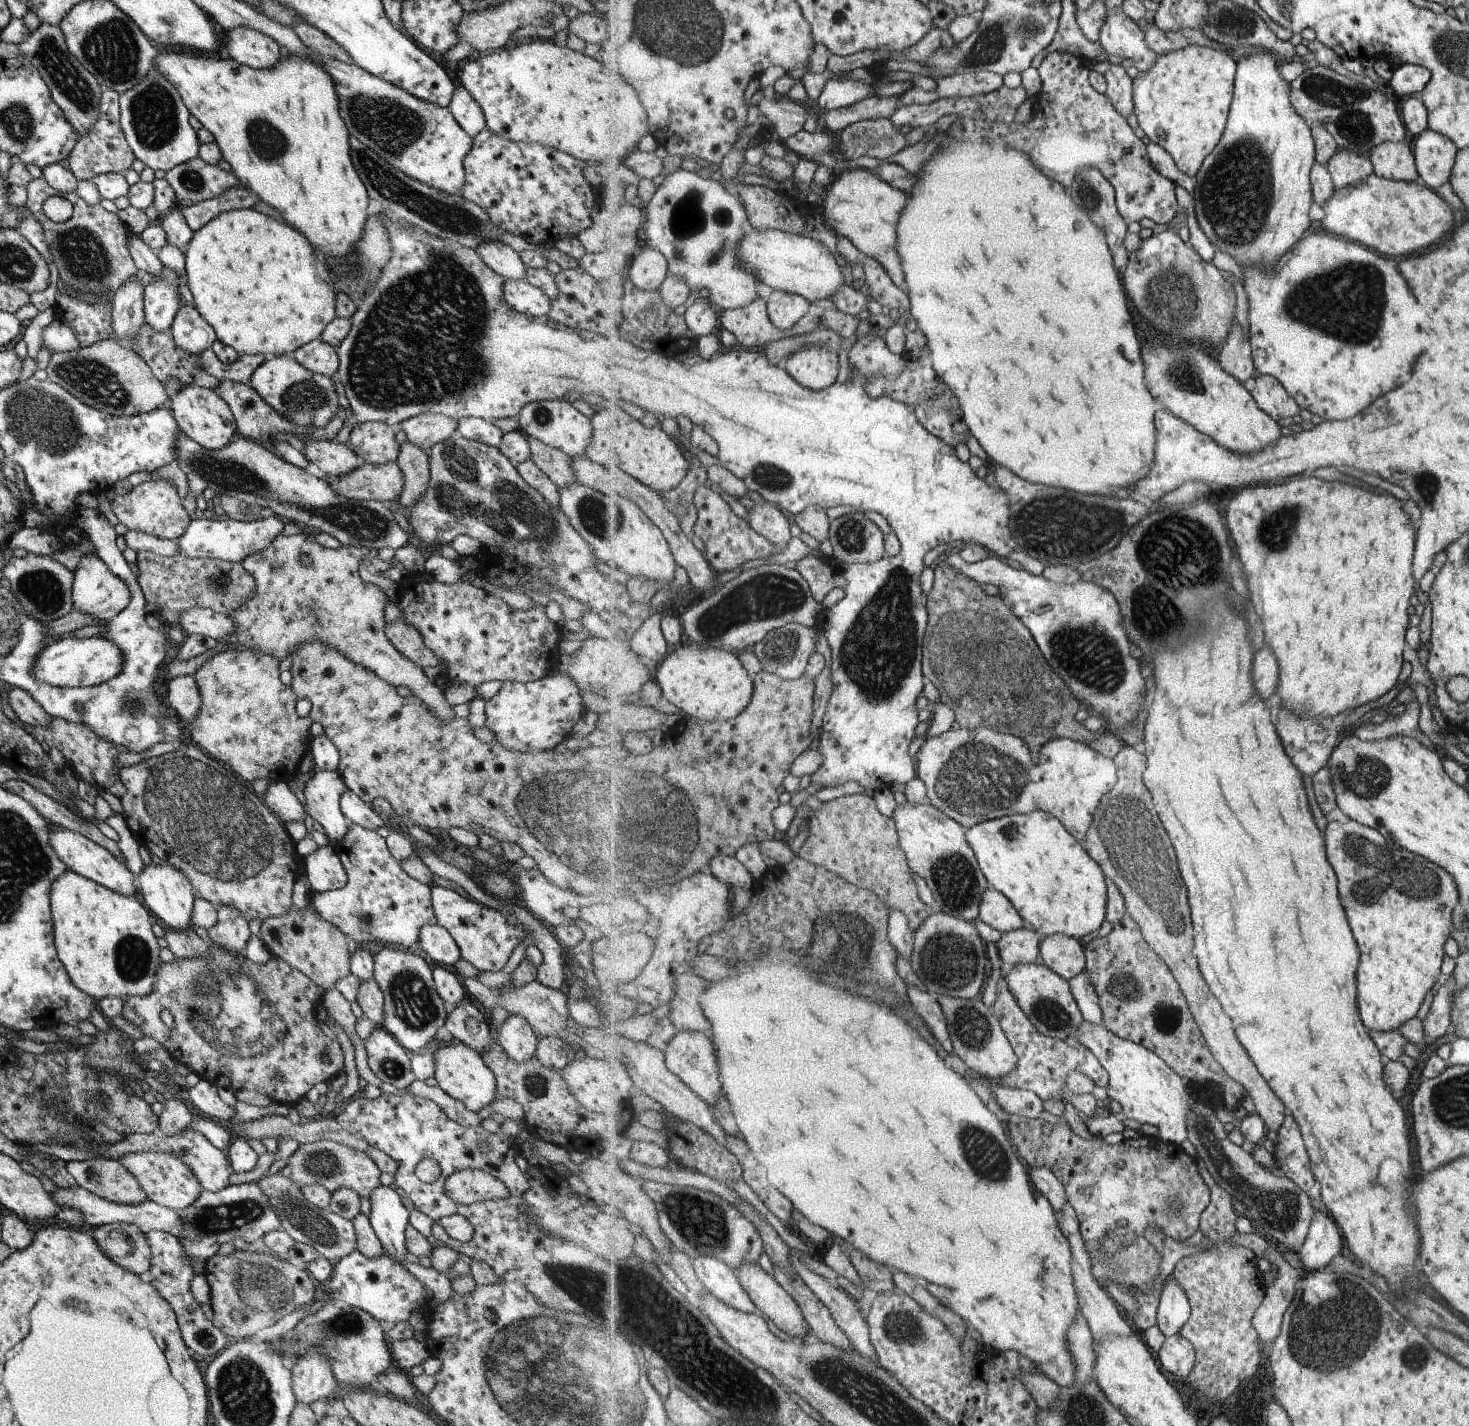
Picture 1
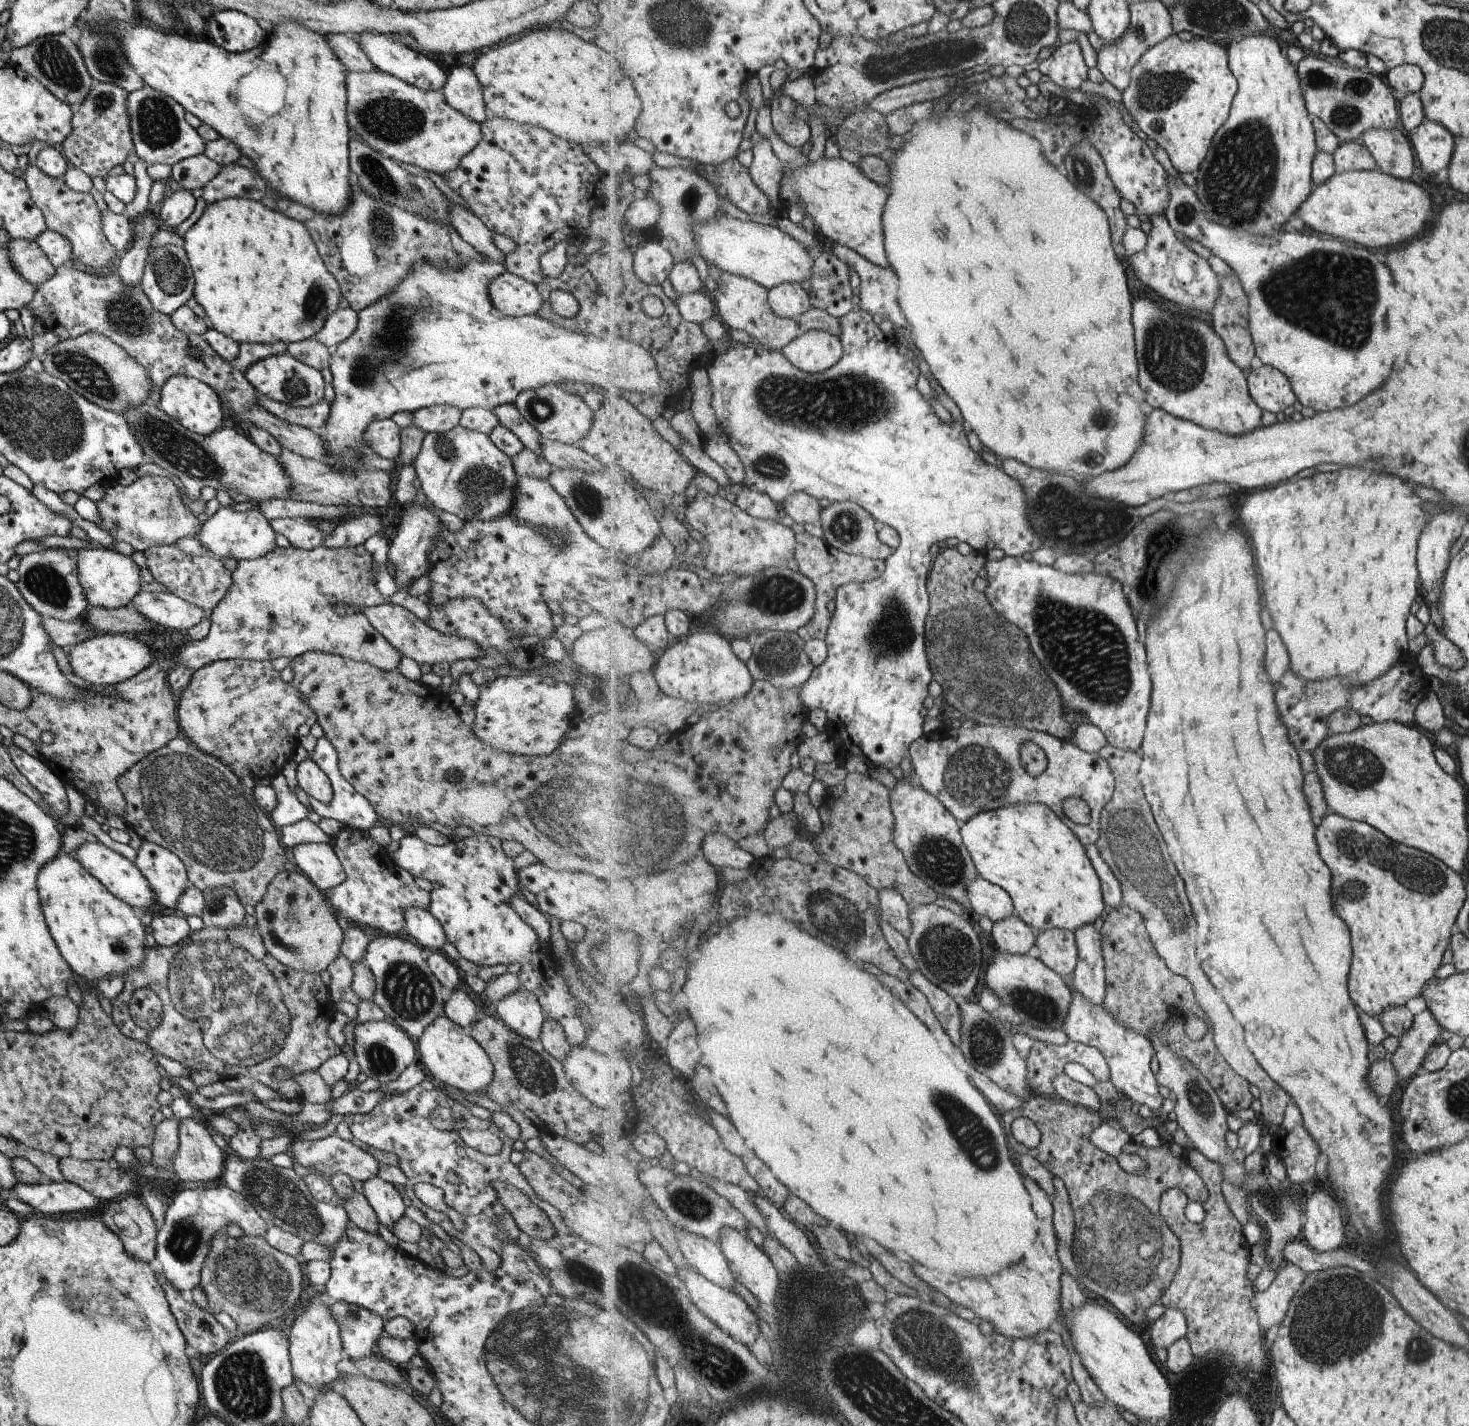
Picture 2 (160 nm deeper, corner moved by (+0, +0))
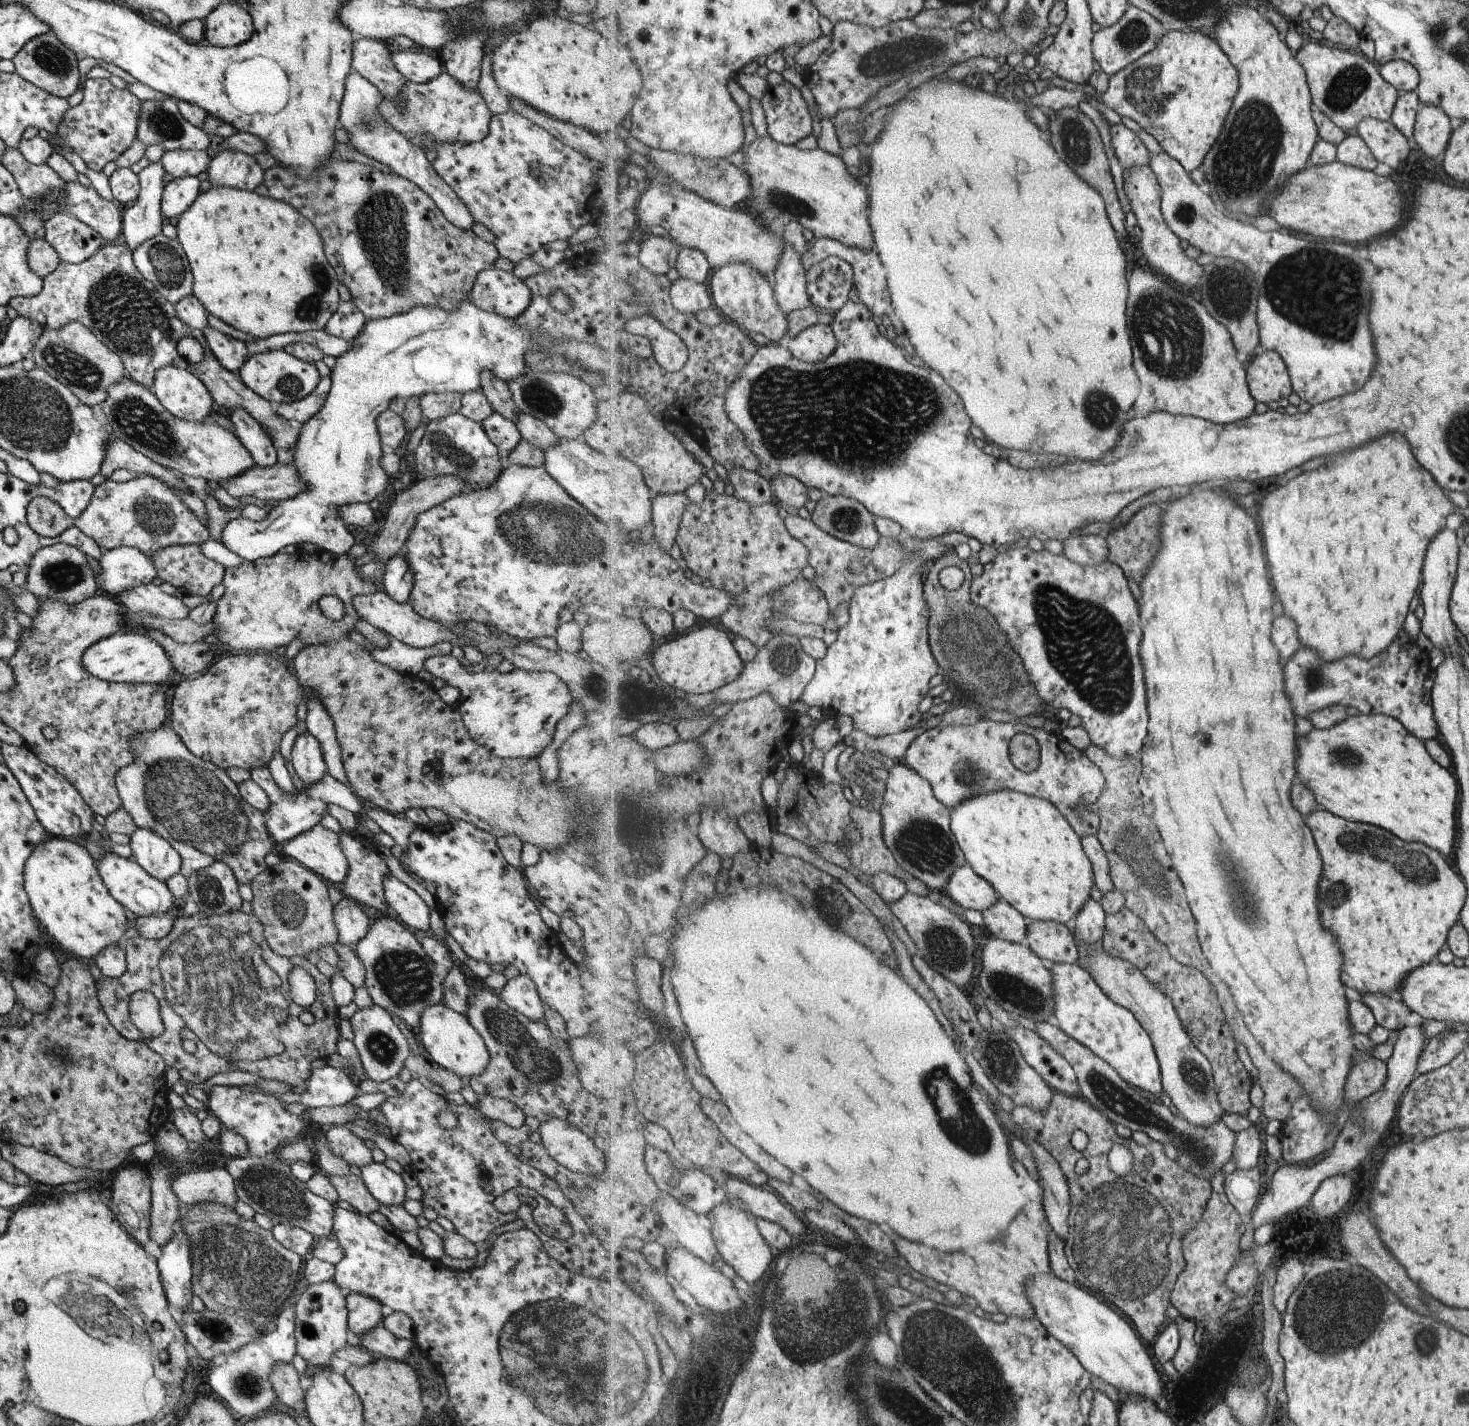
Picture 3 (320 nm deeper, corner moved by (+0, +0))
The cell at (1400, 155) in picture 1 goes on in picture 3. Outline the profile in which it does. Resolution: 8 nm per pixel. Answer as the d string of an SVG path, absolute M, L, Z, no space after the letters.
M1367 117L1357 126L1357 132L1365 139L1377 160L1390 168L1397 168L1411 154L1406 134L1392 120Z

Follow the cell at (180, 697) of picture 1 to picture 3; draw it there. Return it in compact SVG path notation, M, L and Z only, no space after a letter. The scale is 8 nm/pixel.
M159 630L145 631L148 638L157 642L165 655L169 658L173 672L177 679L191 678L199 672L209 668L214 660L217 659L215 654L209 650L209 645L203 641L193 644L178 644Z

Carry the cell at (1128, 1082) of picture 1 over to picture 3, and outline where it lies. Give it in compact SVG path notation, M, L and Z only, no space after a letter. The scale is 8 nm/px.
M1079 962L1055 963L1050 968L1054 975L1055 1024L1106 1060L1133 1087L1159 1100L1163 1092L1161 1068L1153 1048L1154 1039L1143 1028L1142 1022L1131 1010L1109 998Z

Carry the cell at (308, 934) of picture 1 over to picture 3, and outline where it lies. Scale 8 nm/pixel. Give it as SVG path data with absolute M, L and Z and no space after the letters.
M280 858L281 862L267 867L253 878L250 887L253 893L252 914L261 925L263 938L271 952L285 958L307 958L310 952L317 952L321 946L333 946L338 942L338 933L333 919L332 904L327 893L327 883L317 874L297 864L295 860Z

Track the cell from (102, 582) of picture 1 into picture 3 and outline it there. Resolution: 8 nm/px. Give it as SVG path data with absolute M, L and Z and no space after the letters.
M127 546L103 551L97 560L100 572L95 574L99 592L111 599L119 598L123 590L131 590L135 586L156 582L155 568L139 550Z

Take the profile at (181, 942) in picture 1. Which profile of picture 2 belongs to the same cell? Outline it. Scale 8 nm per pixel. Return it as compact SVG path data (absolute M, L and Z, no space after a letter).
M172 912L155 914L148 927L153 940L161 947L175 946L190 934L186 920Z

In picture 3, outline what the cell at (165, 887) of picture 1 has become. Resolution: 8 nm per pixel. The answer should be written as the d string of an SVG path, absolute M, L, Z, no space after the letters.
M136 828L128 846L135 863L155 880L167 882L167 878L179 873L179 854L163 838L159 838L159 834Z

